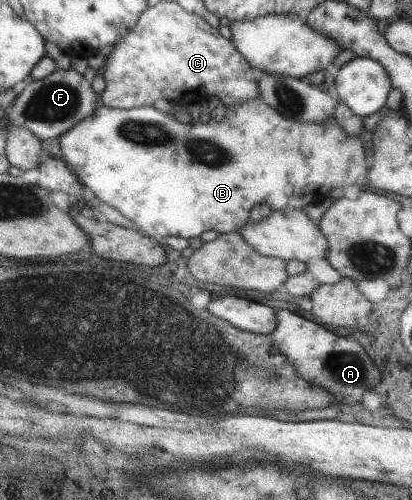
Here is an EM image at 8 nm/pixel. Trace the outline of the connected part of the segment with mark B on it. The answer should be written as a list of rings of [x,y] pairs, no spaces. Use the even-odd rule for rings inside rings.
[[[259,96],[242,100],[237,104],[225,106],[225,115],[221,121],[215,122],[211,118],[207,123],[178,122],[170,112],[161,112],[152,106],[139,106],[137,108],[115,109],[98,104],[89,117],[83,118],[69,130],[60,134],[55,140],[59,143],[63,160],[71,172],[74,172],[88,192],[89,196],[99,198],[123,217],[128,218],[135,224],[143,235],[154,239],[164,236],[178,236],[179,238],[195,238],[205,230],[214,230],[218,233],[238,232],[241,225],[244,225],[249,218],[249,212],[255,204],[269,204],[271,212],[283,210],[284,208],[295,208],[305,212],[305,207],[311,203],[319,203],[323,198],[333,198],[332,188],[339,188],[345,184],[354,184],[357,178],[366,178],[369,170],[369,153],[363,147],[363,142],[357,135],[348,137],[345,131],[335,123],[333,116],[326,118],[324,122],[303,122],[298,123],[281,116],[274,108],[267,106]]]

